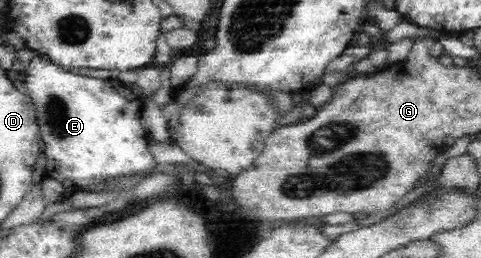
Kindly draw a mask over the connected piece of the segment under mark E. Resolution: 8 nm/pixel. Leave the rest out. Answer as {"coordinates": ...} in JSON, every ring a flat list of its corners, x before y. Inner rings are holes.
{"coordinates":[[39,55,25,65,20,77,37,107,39,135,45,143,46,177,80,190,111,177,155,169,155,160,147,150,150,139,141,123,143,101,121,82,117,91,111,87,111,79,73,74]]}

